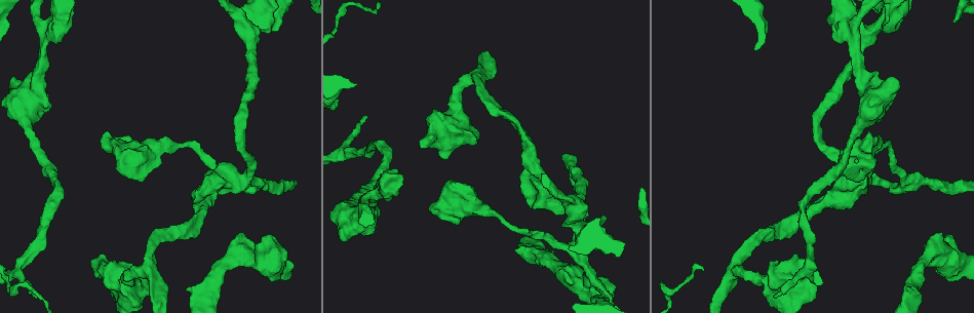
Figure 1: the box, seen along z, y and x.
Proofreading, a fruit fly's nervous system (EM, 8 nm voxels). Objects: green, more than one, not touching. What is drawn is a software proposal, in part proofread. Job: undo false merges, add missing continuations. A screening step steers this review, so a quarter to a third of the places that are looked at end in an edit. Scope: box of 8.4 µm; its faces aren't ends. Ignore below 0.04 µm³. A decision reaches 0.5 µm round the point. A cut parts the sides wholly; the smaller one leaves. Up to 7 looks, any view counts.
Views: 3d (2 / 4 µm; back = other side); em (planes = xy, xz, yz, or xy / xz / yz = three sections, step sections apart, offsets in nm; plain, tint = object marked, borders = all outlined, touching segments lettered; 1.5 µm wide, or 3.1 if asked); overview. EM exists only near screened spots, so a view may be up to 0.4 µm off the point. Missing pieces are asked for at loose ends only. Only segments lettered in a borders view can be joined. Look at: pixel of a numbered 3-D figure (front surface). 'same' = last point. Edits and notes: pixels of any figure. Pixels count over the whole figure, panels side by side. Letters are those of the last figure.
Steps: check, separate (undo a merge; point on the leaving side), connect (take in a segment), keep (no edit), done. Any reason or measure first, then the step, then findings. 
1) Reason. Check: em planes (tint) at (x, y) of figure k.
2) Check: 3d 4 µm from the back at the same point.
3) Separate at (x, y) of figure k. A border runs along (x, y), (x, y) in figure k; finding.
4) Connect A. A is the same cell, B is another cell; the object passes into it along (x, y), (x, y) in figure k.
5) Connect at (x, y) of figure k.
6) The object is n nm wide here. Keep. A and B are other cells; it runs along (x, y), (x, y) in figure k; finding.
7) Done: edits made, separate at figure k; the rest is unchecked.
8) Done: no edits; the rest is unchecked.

An open end. Check: 3d 4 µm at (240, 233) of figure 1.

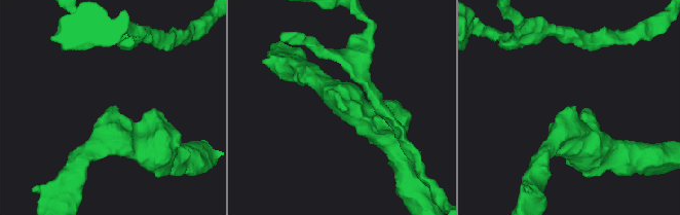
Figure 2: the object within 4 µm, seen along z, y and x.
Need the tissue. Check: em planes (borders) at (109, 108) of figure 2.

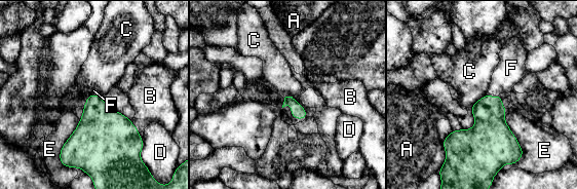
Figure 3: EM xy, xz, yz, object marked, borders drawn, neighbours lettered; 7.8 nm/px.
Connect F. F is the same cell, A, B, C, D and E are other cells; it goes on there.

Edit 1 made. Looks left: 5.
An open end. Check: em xz step 8 (borders) at (867, 132) of figure 1.

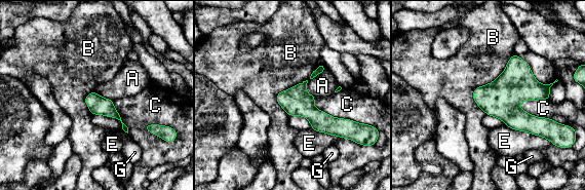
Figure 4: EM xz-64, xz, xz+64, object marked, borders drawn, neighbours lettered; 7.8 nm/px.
Keep. A, B, C, E and G are other cells; a border runs along (307, 80), (307, 91), (317, 98) in figure 4; no lettered segment goes on from it.

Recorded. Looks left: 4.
Free end. Check: 3d 4 µm at (592, 297) of figure 1.

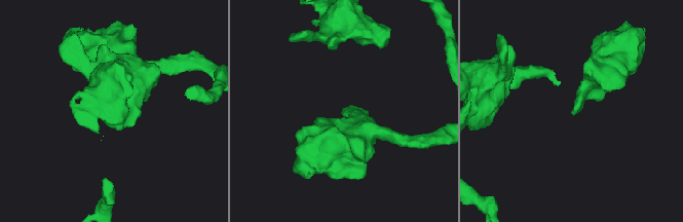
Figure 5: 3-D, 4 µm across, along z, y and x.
Check: em planes (plain) at (345, 107) of figure 5.

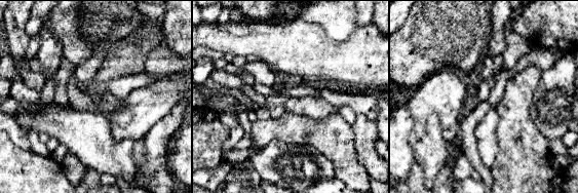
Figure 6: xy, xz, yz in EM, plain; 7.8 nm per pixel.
Check: em planes (borders) at the same point.

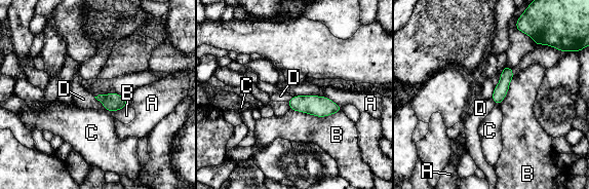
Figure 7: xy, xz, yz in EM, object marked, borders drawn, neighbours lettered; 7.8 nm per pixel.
Keep. A, B, C and D are other cells; a border runs along (93, 97), (106, 109) in figure 7; none of them fits.

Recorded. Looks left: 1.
Done: edits made, connect at figure 3; the rest is unchecked.

